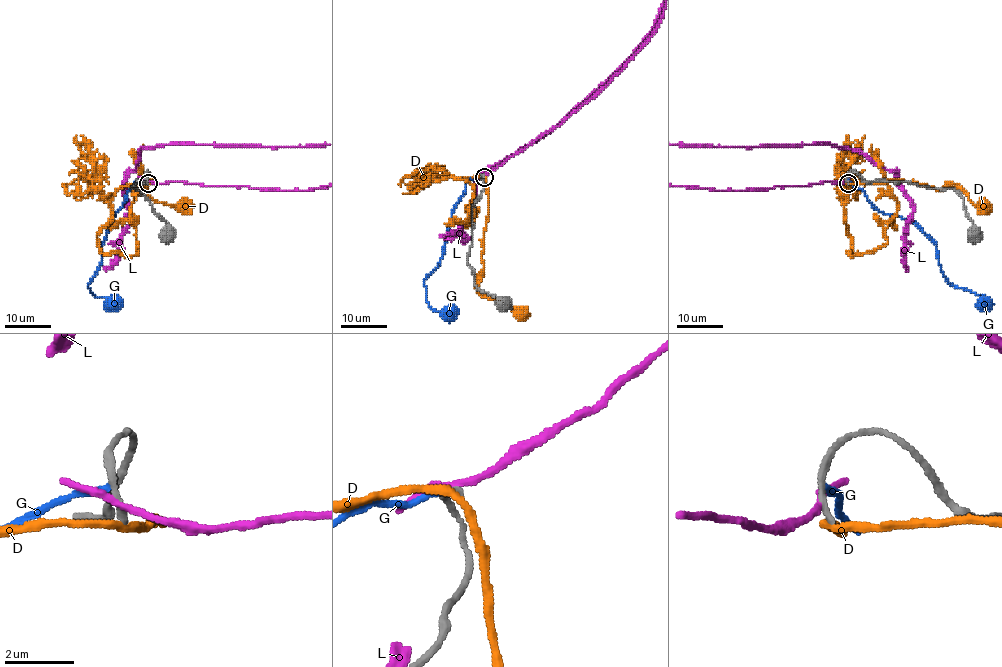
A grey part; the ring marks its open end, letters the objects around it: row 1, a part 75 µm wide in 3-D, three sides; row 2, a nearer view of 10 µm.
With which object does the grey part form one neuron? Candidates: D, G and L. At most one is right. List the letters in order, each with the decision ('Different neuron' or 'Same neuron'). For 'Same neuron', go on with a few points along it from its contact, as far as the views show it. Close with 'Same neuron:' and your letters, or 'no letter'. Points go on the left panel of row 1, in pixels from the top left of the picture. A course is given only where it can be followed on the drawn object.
D: Different neuron
G: Different neuron
L: Different neuron
Same neuron: no letter

